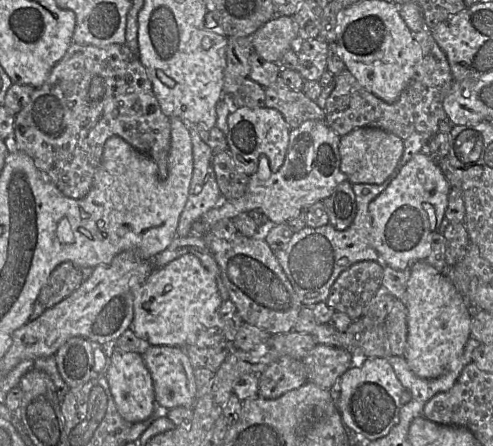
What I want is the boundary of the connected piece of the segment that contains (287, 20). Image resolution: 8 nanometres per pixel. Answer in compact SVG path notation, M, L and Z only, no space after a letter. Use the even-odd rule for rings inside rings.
M292 16L274 17L252 35L254 52L266 61L279 63L283 54L298 40Z

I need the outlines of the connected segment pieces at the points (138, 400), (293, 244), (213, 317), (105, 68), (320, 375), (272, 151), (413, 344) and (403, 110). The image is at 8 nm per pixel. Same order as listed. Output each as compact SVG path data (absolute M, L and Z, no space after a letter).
M102 345L109 358L104 377L106 378L111 394L120 415L130 424L152 419L159 409L155 402L154 386L151 374L142 359L135 352L122 351L113 345Z
M398 172L392 174L382 184L352 184L352 188L356 196L357 213L353 222L347 229L337 230L331 224L317 228L306 226L302 230L293 234L284 249L274 251L279 264L303 305L313 307L317 303L326 302L329 297L331 287L338 276L351 265L365 260L379 261L380 256L374 246L374 239L372 236L372 218L368 207L370 202L387 188L389 183L396 177L397 174Z
M188 253L162 268L155 268L138 288L130 329L150 345L214 347L226 342L220 316L222 302L213 274L197 256Z
M71 43L63 57L51 69L46 81L33 91L29 102L15 114L13 144L32 158L67 197L79 199L90 191L100 164L106 140L118 136L139 152L150 156L159 167L161 180L167 178L171 147L171 121L161 109L145 66L125 44L105 47Z
M317 344L303 359L308 378L318 386L331 390L343 373L353 366L351 351L337 346Z
M239 107L229 114L227 122L228 152L240 172L248 176L256 174L262 155L268 157L272 173L280 169L287 154L291 127L278 110L268 107Z
M425 260L416 261L409 269L405 295L407 344L403 357L416 376L434 379L450 369L471 337L470 306L446 272L438 271Z
M346 68L334 76L335 86L326 100L324 108L325 122L341 137L357 128L380 128L401 139L406 139L415 131L412 105L406 88L394 103L386 103L374 93L362 86L356 77Z

